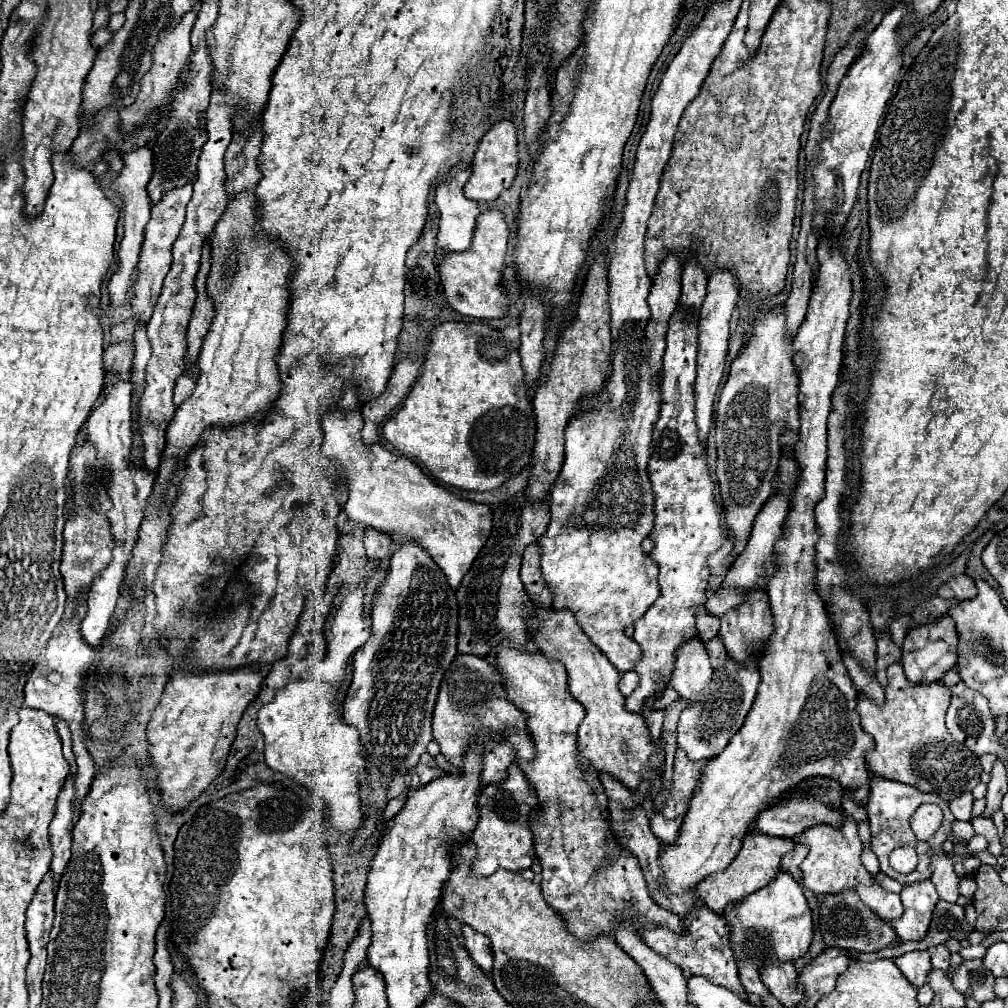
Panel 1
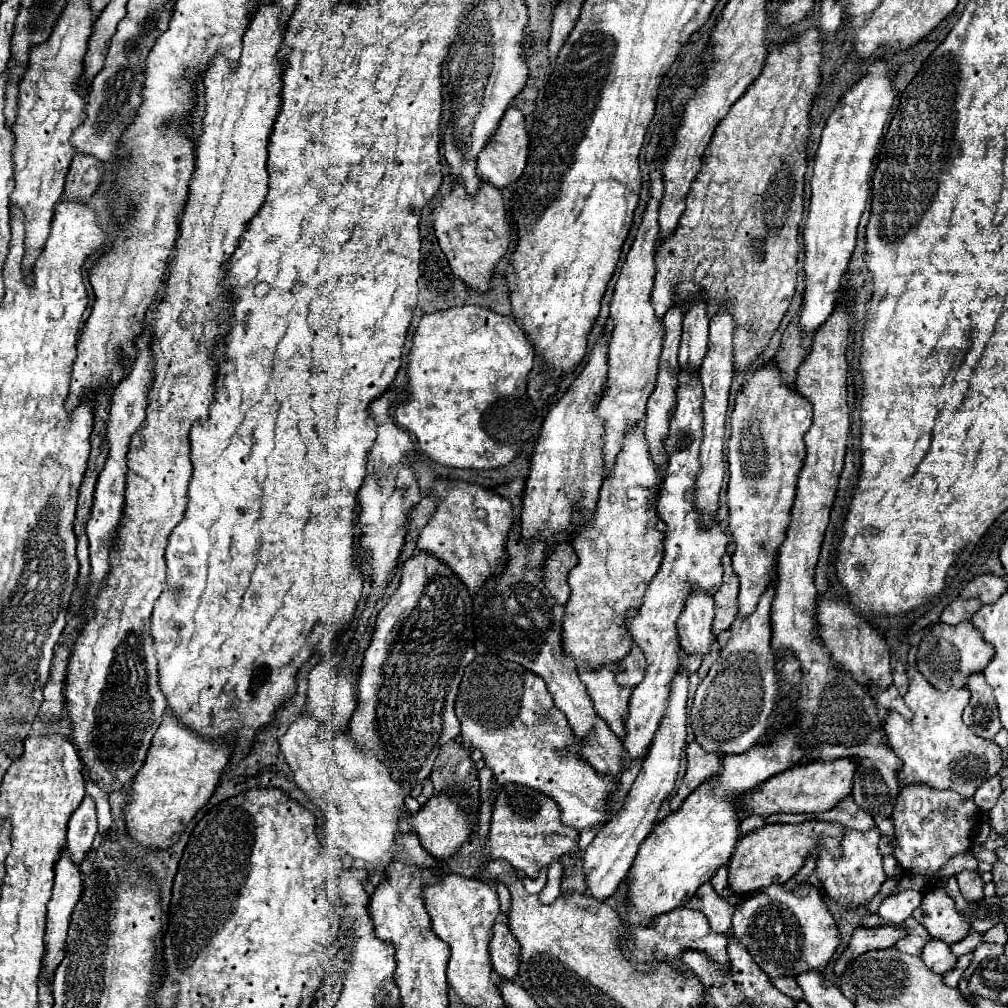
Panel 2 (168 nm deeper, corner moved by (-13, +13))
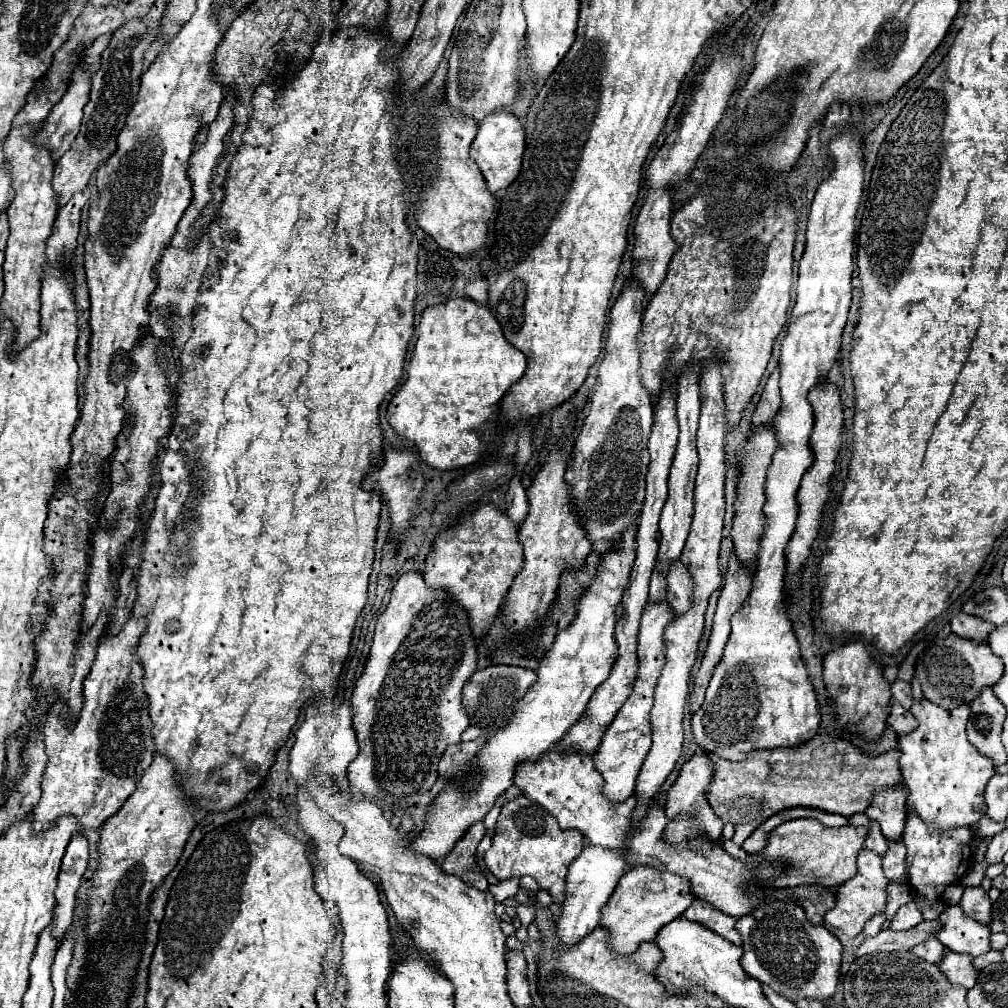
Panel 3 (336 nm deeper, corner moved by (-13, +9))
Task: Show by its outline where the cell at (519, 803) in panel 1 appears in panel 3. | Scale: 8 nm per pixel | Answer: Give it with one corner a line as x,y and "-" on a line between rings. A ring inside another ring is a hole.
519,796
503,806
497,820
497,834
493,836
491,850
485,854
485,862
499,880
533,876
539,888
547,890
555,904
561,904
565,898
567,868
581,850
583,834
579,830
561,830
557,820
541,804

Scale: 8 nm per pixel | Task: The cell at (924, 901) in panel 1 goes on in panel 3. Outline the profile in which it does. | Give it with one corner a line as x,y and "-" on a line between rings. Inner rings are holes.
949,906
939,916
943,928
937,932
939,942
945,944
951,952
981,956
991,950
991,930
973,918
965,916
961,906

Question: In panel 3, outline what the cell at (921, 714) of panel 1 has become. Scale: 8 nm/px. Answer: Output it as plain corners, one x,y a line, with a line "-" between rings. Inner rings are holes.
921,700
913,702
911,712
917,718
919,728
899,738
899,764
903,784
909,790
909,808
939,830
973,826
987,812
983,794
995,768
993,762
979,754
967,740
965,724
969,720
969,706
943,710
929,700

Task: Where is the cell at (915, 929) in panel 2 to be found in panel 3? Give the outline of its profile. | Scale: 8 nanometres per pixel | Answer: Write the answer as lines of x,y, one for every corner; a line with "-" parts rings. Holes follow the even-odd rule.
931,936
931,938
927,938
925,944
915,946
913,954
919,956
919,958
923,958
923,960
927,960
927,962
931,962
931,964
939,964
941,958
943,958
943,954
945,954
945,946
937,938

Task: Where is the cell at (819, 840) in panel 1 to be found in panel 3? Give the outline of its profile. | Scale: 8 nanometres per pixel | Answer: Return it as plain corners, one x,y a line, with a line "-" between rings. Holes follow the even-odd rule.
861,850
857,856
857,876
847,880
843,886
839,886
837,890
837,900
835,900
835,908
831,908
825,914
825,926
833,926
843,930
849,938
855,938
861,930
863,924
873,918
875,914
881,914
885,910
885,898
887,898
887,884
889,880
885,878
883,870
881,870
881,858
871,852
871,850

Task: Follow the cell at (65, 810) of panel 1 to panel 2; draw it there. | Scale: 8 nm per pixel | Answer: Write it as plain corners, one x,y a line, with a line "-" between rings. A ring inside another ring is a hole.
65,846
55,864
55,886
53,896
47,904
47,934
45,934
45,958
49,974
57,968
65,954
65,936
73,906
81,896
81,872

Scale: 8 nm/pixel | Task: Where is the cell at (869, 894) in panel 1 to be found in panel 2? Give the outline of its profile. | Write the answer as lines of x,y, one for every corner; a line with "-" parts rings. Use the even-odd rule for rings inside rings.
901,890
897,894
889,894
879,906
879,916
891,922
903,922
921,904
921,896
923,894
917,890

